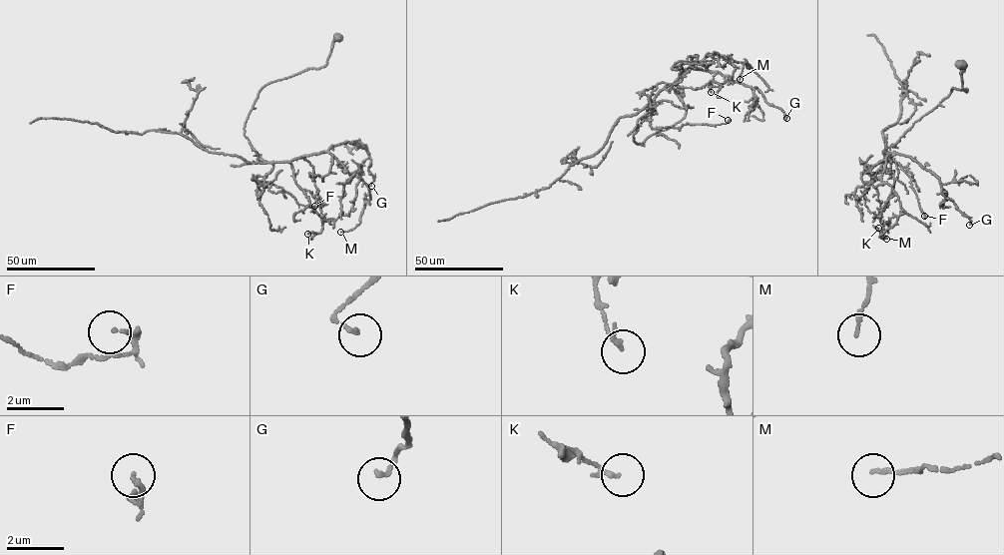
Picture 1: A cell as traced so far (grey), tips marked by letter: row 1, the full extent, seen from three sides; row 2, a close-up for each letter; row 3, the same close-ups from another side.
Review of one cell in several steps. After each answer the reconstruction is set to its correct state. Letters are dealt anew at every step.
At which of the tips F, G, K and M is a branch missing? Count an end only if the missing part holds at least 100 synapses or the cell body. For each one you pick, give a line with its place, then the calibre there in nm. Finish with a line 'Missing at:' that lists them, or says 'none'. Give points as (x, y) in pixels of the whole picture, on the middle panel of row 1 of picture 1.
Missing at: none

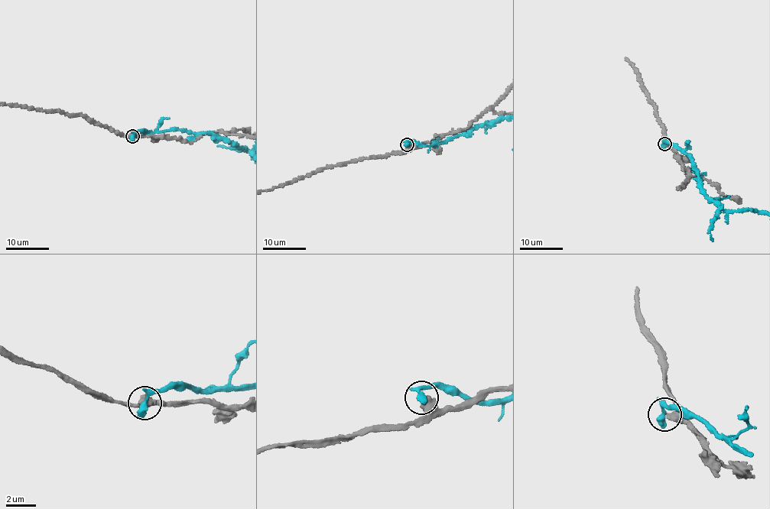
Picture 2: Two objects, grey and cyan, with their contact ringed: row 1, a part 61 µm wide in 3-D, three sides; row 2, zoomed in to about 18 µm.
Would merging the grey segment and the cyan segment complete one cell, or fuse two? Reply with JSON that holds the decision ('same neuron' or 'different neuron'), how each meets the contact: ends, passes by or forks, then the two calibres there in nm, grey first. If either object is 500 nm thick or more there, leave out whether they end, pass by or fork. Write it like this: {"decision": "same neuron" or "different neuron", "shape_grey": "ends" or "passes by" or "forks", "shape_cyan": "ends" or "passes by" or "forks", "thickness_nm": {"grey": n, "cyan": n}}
{"decision": "different neuron", "thickness_nm": {"grey": 550, "cyan": 440}}

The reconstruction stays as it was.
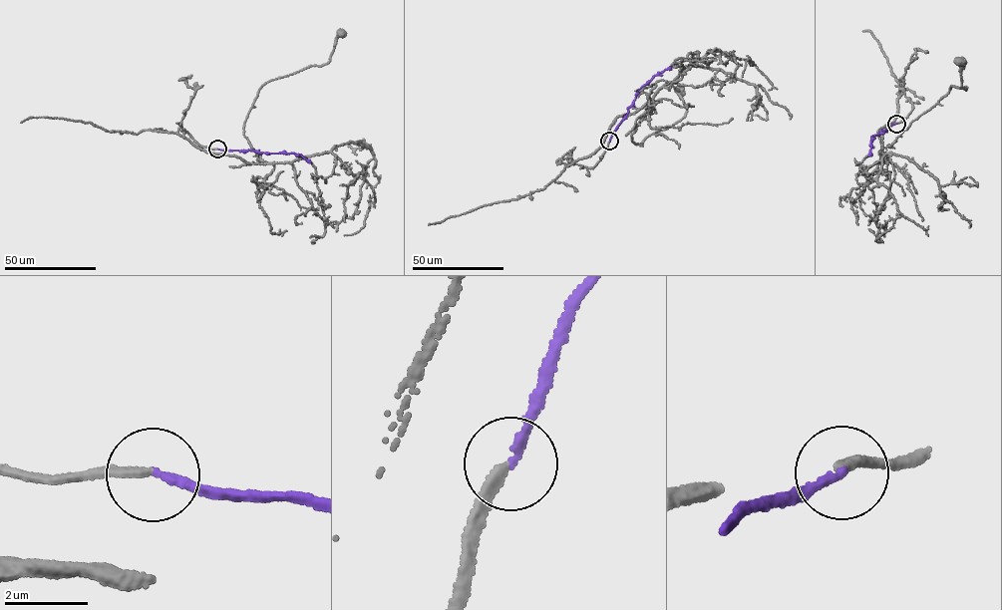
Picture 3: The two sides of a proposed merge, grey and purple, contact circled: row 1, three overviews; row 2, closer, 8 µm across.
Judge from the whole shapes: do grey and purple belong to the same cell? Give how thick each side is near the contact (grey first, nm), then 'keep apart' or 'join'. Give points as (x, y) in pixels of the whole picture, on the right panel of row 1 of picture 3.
240/200 nm | join

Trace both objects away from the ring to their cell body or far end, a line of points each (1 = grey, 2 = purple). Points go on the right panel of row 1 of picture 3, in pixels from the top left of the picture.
1: (896, 123), (912, 108), (903, 93), (893, 121), (878, 131), (882, 148), (951, 86), (966, 90), (959, 62)
2: (896, 123), (871, 137), (869, 155)

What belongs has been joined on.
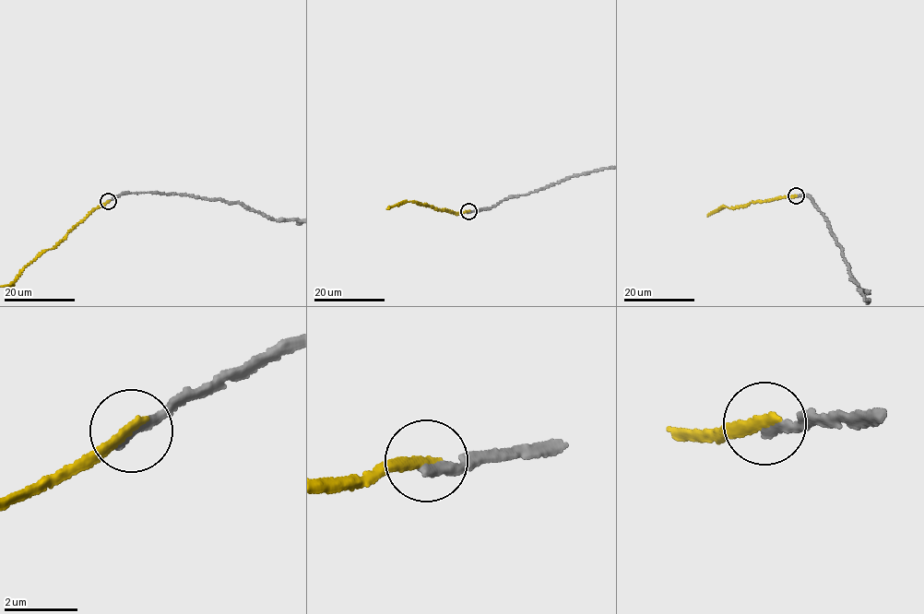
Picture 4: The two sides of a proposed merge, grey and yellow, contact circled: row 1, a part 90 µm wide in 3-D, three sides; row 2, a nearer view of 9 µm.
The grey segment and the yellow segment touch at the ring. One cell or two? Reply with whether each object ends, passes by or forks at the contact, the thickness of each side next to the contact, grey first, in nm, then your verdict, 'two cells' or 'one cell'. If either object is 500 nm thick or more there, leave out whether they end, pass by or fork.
grey ends there; yellow ends there; 280 nm thick on the grey side, 280 nm on the other; two cells

